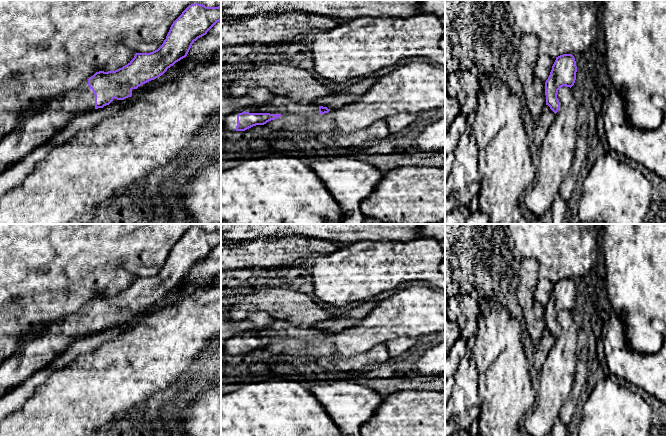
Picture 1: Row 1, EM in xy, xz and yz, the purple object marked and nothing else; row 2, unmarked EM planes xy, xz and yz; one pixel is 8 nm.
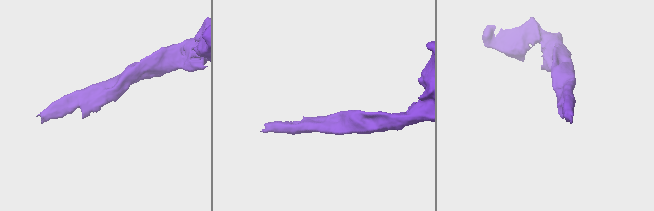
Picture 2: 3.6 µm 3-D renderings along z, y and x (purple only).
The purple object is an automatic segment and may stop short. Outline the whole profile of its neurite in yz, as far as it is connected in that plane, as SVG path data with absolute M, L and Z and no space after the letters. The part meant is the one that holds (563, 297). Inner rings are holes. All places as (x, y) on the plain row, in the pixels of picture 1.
M563 278L556 281L552 294L545 306L546 329L556 338L560 332L557 322L558 314L563 311L572 311L576 304L577 290L572 278Z

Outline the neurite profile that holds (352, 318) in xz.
M368 301L340 316L313 325L318 330L327 331L330 334L341 332L346 328L358 325L376 306L378 302Z

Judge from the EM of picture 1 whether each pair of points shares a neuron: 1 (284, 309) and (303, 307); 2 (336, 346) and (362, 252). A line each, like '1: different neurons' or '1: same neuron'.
1: same neuron
2: different neurons

